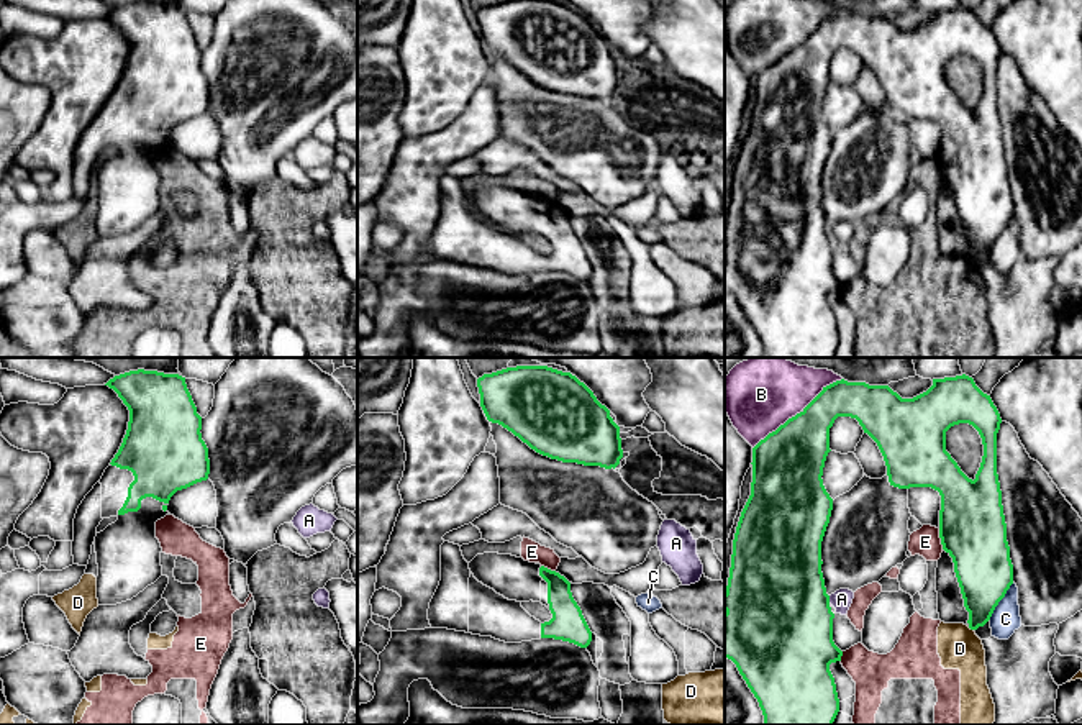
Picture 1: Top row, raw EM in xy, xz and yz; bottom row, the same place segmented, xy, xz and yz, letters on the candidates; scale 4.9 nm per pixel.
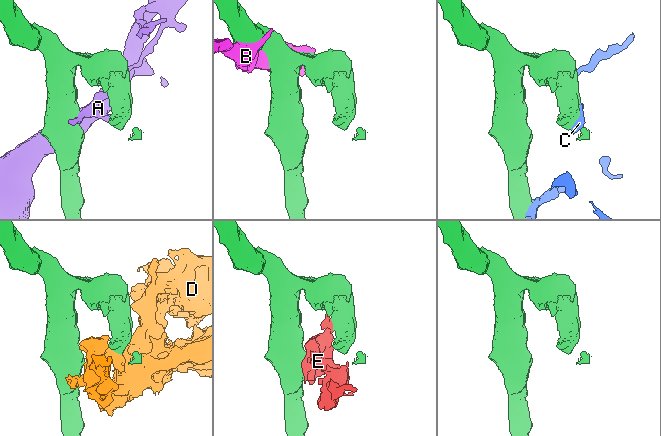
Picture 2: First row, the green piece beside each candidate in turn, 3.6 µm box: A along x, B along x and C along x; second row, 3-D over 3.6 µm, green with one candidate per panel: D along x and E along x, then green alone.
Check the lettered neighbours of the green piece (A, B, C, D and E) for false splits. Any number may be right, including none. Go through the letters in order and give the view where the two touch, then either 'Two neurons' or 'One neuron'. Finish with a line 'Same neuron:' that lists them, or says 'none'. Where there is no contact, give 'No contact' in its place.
A: Touches green in yz. Two neurons
B: Touches green in yz. Two neurons
C: Touches green in yz. Two neurons
D: Touches green in yz. Two neurons
E: Touches green in yz. Two neurons
Same neuron: none

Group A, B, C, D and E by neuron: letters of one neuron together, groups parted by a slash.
A / B / C / D E

